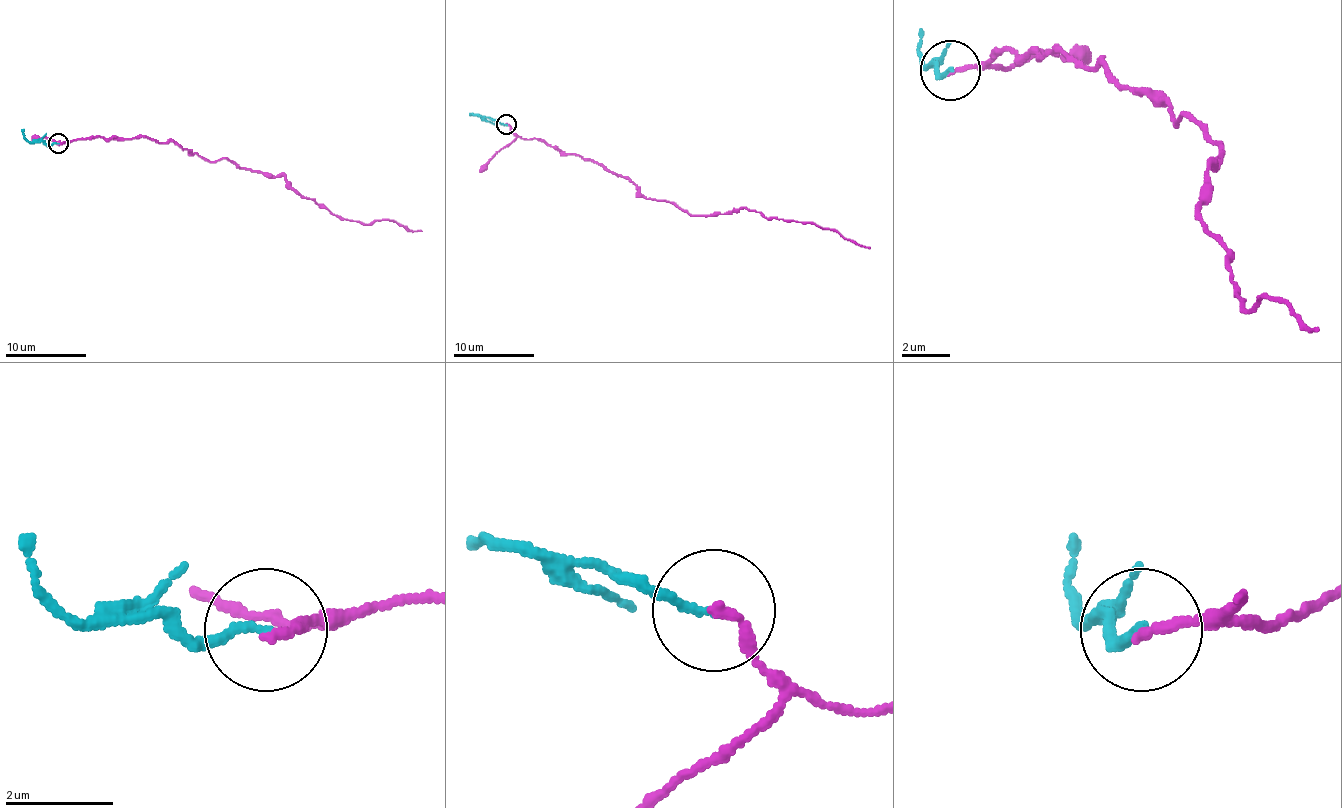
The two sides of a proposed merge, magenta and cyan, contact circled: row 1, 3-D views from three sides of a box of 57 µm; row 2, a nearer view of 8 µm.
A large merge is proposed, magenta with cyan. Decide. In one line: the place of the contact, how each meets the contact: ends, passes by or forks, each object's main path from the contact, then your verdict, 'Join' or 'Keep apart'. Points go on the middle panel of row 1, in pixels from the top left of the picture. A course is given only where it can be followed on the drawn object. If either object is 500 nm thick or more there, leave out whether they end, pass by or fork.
Place: (506, 124). At the ring magenta ends. At the ring cyan ends. Course of magenta: (506, 125), (522, 139), (597, 161), (647, 199), (692, 215), (746, 207), (837, 229), (869, 248). Course of cyan: (506, 125), (470, 115). Keep apart

